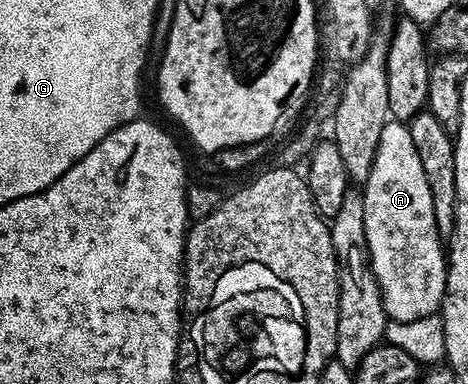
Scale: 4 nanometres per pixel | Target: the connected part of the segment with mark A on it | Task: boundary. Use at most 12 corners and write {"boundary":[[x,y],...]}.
{"boundary":[[407,122],[362,185],[389,320],[437,314],[448,276]]}

